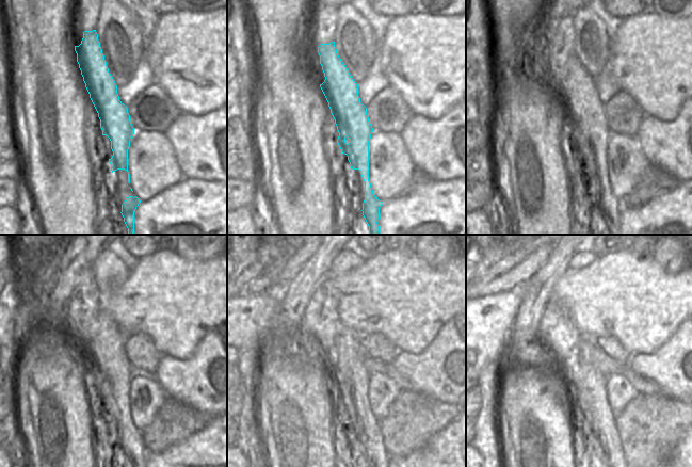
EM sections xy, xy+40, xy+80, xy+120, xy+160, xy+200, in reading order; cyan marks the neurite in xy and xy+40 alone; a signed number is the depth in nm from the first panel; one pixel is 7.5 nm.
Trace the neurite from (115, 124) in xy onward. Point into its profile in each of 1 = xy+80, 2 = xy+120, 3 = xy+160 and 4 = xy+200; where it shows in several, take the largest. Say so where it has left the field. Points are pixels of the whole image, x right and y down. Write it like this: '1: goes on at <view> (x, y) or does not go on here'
1: goes on at xy+80 (586, 111)
2: goes on at xy+120 (112, 367)
3: goes on at xy+160 (351, 373)
4: goes on at xy+200 (600, 433)

